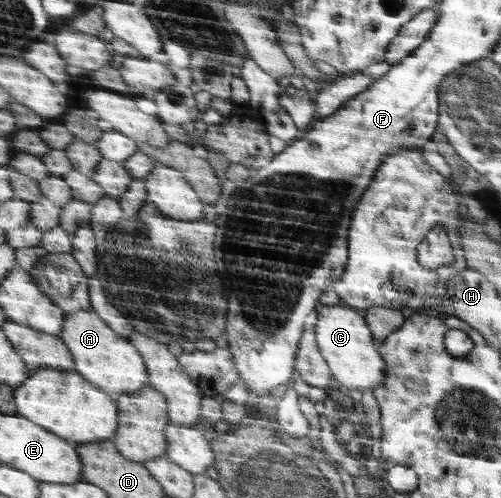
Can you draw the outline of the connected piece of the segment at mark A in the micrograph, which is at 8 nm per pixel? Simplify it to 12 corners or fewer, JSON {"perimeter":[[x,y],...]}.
{"perimeter":[[95,311],[61,336],[85,380],[116,398],[149,385],[145,360]]}

